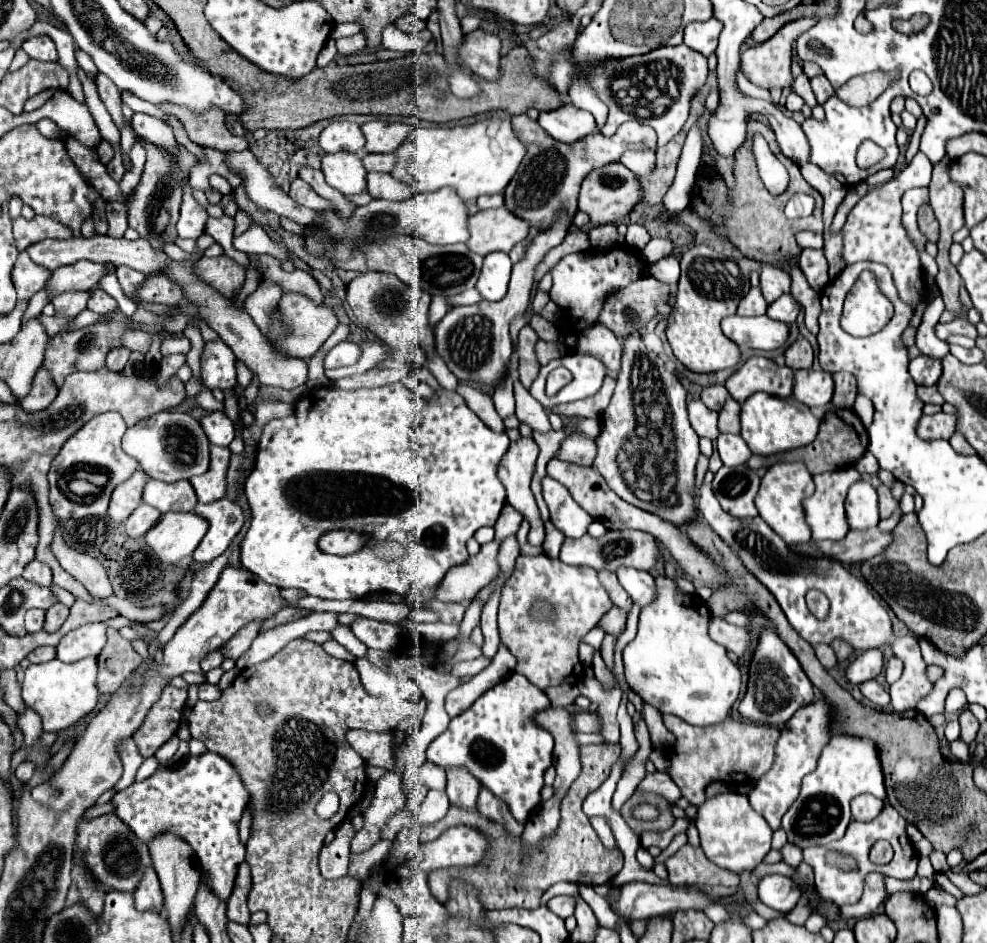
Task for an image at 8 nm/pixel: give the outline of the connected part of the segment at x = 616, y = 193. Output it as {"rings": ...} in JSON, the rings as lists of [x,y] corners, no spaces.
{"rings":[[[623,163],[607,165],[605,169],[595,169],[581,183],[579,193],[579,209],[589,215],[593,225],[617,223],[625,215],[633,211],[633,207],[641,201],[641,183],[633,171],[629,171]]]}

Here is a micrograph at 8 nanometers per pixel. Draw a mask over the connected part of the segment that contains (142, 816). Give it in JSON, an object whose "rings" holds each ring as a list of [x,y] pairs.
{"rings":[[[205,751],[199,757],[189,755],[179,763],[179,769],[159,767],[149,779],[119,791],[113,797],[113,803],[121,821],[145,843],[161,831],[173,831],[183,837],[195,849],[209,889],[221,899],[229,899],[237,869],[245,861],[245,845],[239,839],[239,821],[249,803],[249,791],[231,761],[213,751]]]}

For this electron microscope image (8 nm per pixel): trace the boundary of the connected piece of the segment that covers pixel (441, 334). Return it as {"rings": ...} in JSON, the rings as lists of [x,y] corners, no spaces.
{"rings":[[[561,211],[557,223],[553,221],[553,225],[547,231],[539,233],[533,239],[533,243],[527,249],[525,259],[521,263],[513,265],[509,291],[501,301],[497,301],[497,303],[479,301],[473,305],[455,307],[455,309],[449,309],[447,315],[441,319],[441,323],[437,325],[437,351],[443,357],[449,371],[461,383],[497,385],[503,379],[507,365],[509,365],[509,357],[511,357],[509,323],[515,315],[527,311],[529,295],[531,295],[531,287],[533,287],[533,269],[549,249],[553,249],[555,245],[559,245],[565,239],[569,225],[571,225],[571,219]]]}

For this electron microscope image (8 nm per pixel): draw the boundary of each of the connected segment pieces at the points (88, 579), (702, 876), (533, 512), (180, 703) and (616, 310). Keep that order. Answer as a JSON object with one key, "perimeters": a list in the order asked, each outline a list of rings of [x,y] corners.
{"perimeters":[[[[57,527],[55,539],[53,539],[53,553],[57,561],[61,563],[61,567],[67,573],[71,573],[79,583],[83,583],[89,595],[99,597],[99,599],[113,595],[113,587],[107,579],[107,571],[103,569],[103,565],[89,555],[69,549],[61,537],[61,527]]],[[[685,845],[665,861],[669,869],[669,883],[673,885],[725,885],[739,887],[739,875],[727,869],[717,869],[699,847]]],[[[519,437],[517,441],[513,441],[505,453],[505,457],[501,459],[499,467],[497,467],[497,477],[499,481],[503,483],[503,487],[507,489],[507,501],[523,513],[525,519],[529,519],[531,523],[531,531],[529,531],[529,545],[541,545],[543,543],[543,537],[545,537],[545,529],[541,525],[541,519],[539,519],[539,509],[537,509],[537,503],[535,503],[535,497],[531,493],[531,477],[535,473],[535,461],[537,461],[537,455],[539,455],[539,447],[537,443],[531,439],[531,437]]],[[[169,685],[161,699],[151,707],[143,725],[133,735],[143,757],[155,755],[155,751],[175,735],[187,697],[187,689]]],[[[641,277],[641,281],[635,281],[633,285],[627,285],[625,289],[613,293],[613,297],[609,297],[609,301],[605,301],[605,309],[599,317],[599,321],[611,329],[617,337],[625,337],[631,333],[641,333],[647,325],[649,319],[653,319],[657,315],[657,307],[659,305],[673,305],[673,295],[671,295],[671,287],[661,283],[655,277]]]]}

